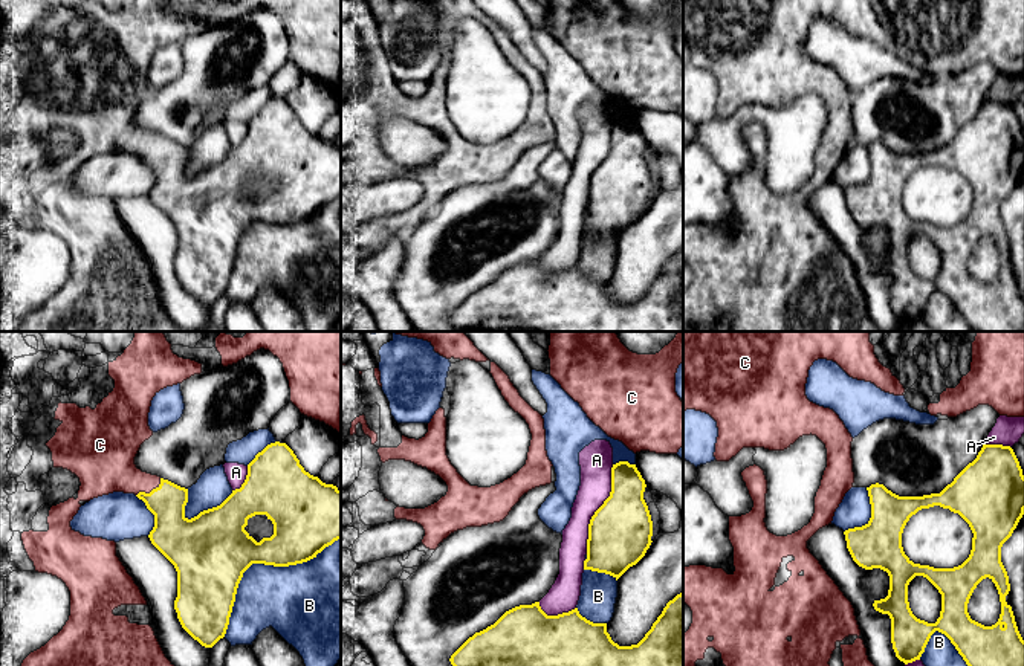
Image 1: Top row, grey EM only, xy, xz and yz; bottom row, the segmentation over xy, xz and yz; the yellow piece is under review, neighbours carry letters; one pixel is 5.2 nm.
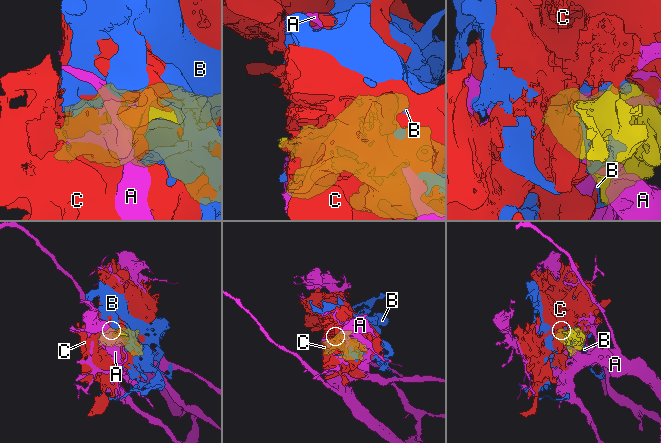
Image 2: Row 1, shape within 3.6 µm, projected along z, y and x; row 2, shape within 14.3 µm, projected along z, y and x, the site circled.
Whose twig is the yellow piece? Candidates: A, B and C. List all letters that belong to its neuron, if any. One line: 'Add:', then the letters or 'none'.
Add: C

